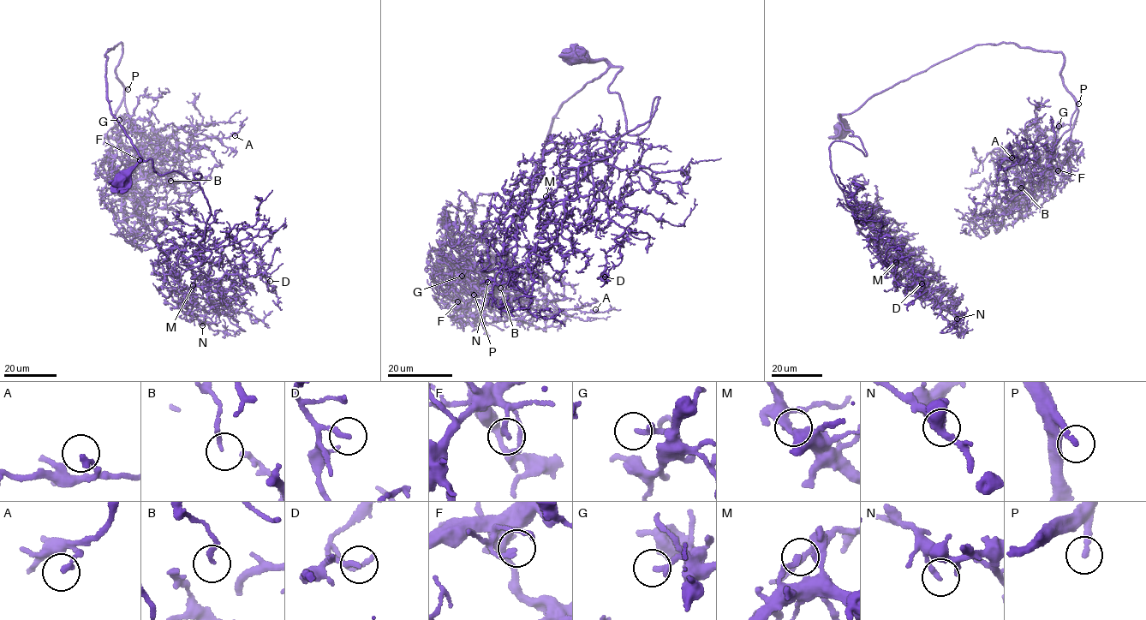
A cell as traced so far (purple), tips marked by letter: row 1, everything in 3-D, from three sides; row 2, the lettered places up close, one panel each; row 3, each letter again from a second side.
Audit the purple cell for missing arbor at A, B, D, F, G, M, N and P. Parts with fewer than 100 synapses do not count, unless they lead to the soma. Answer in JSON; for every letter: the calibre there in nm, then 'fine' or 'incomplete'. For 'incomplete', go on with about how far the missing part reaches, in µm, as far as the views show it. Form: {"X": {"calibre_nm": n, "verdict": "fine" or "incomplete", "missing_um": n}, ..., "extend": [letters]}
{"A": {"calibre_nm": 200, "verdict": "fine"}, "B": {"calibre_nm": 110, "verdict": "fine"}, "D": {"calibre_nm": 200, "verdict": "fine"}, "F": {"calibre_nm": 190, "verdict": "fine"}, "G": {"calibre_nm": 260, "verdict": "fine"}, "M": {"calibre_nm": 180, "verdict": "fine"}, "N": {"calibre_nm": 190, "verdict": "fine"}, "P": {"calibre_nm": 240, "verdict": "incomplete", "missing_um": 70}, "extend": ["P"]}

